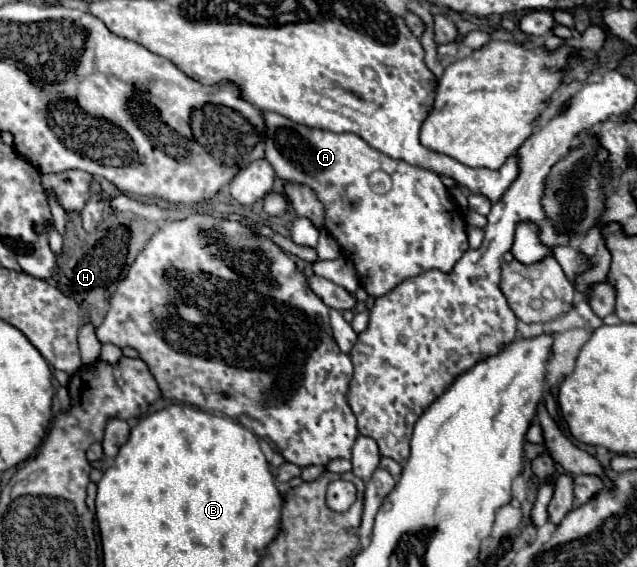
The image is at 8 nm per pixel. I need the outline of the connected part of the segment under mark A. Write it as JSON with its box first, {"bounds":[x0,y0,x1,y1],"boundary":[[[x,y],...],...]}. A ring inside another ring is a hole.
{"bounds":[264,112,470,298],"boundary":[[[264,112],[264,120],[268,128],[266,160],[272,164],[276,178],[282,182],[296,180],[296,184],[312,184],[312,188],[316,188],[316,196],[320,196],[324,208],[328,208],[328,220],[324,220],[324,226],[340,244],[342,254],[358,270],[360,282],[368,294],[376,298],[384,296],[392,292],[396,284],[426,270],[450,272],[456,260],[460,260],[460,256],[470,248],[464,212],[450,196],[438,174],[416,168],[404,160],[394,160],[374,150],[352,132],[336,134],[330,130],[310,128],[274,112]]]}

